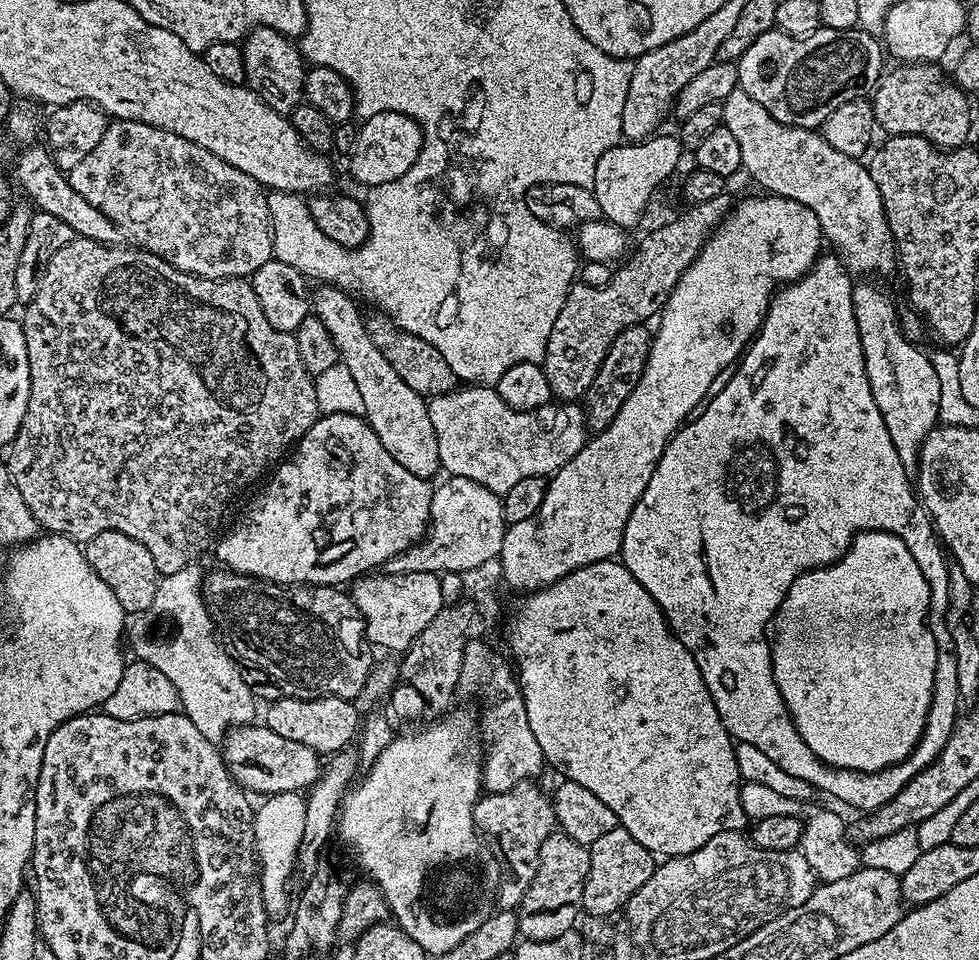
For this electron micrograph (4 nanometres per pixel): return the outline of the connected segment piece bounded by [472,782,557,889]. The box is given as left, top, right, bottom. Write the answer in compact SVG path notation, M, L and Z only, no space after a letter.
M525 782L505 792L481 795L472 811L472 823L485 837L496 839L495 847L508 852L508 860L516 864L516 880L521 889L528 888L540 865L542 842L557 827L552 797L539 788L539 783Z

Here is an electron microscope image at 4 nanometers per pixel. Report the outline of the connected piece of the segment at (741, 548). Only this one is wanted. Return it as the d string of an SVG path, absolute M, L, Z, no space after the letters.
M821 255L806 275L791 284L783 285L773 295L768 312L764 315L764 325L735 365L730 382L726 382L726 386L716 388L711 399L703 405L702 411L693 415L664 448L662 458L656 461L654 474L650 474L650 482L646 482L646 490L642 490L642 498L638 498L638 502L632 507L620 552L622 563L630 570L630 574L634 574L637 582L652 595L656 605L664 611L664 619L668 621L672 633L692 650L692 657L698 662L698 670L706 682L706 690L710 690L710 698L714 698L718 718L722 718L722 726L726 726L733 741L750 742L750 746L758 746L758 750L778 762L778 766L782 766L786 774L794 774L794 778L810 782L817 793L825 792L844 804L864 804L863 811L870 813L878 809L880 798L890 798L890 794L898 795L901 792L903 787L900 780L909 778L908 772L900 764L883 768L880 772L831 768L812 753L810 746L806 746L794 726L786 702L776 685L776 679L772 677L772 650L766 639L766 625L773 619L776 607L782 602L786 590L790 590L794 578L798 578L810 568L833 564L844 555L860 532L889 532L902 538L902 542L906 542L906 550L914 554L914 562L918 562L918 570L922 570L927 583L930 583L930 576L925 575L932 574L934 568L948 570L949 561L944 559L946 552L940 537L936 535L932 518L921 504L910 473L902 466L902 458L898 458L898 450L894 450L894 442L890 442L890 430L886 430L886 422L882 422L882 414L874 402L874 394L866 378L862 338L858 334L858 322L854 318L854 280L843 259L839 255L831 255Z

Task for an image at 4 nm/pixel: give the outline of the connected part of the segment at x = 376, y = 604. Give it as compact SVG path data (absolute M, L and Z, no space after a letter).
M381 571L379 574L365 574L351 585L350 595L364 622L367 643L389 648L397 654L408 649L414 638L418 638L418 634L430 626L434 614L438 614L445 606L440 577L435 572L394 574Z

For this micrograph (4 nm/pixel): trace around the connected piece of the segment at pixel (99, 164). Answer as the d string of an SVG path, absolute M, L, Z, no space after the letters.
M113 119L98 144L94 146L94 150L90 150L90 154L86 154L86 158L82 158L78 166L71 168L67 178L74 186L74 190L78 190L78 194L82 194L86 202L90 202L90 206L98 206L98 210L102 210L102 214L106 214L106 218L110 218L110 222L114 222L114 226L119 228L125 237L129 236L132 239L129 241L135 247L162 258L167 264L173 264L183 272L204 276L208 280L239 280L250 278L258 270L258 266L266 266L266 262L273 259L272 219L268 209L268 192L264 185L250 178L250 174L242 174L242 170L230 166L230 162L222 162L218 154L210 154L210 150L186 138L178 138L178 134L170 134L170 130L162 130L158 126L146 126L146 122L137 120Z

